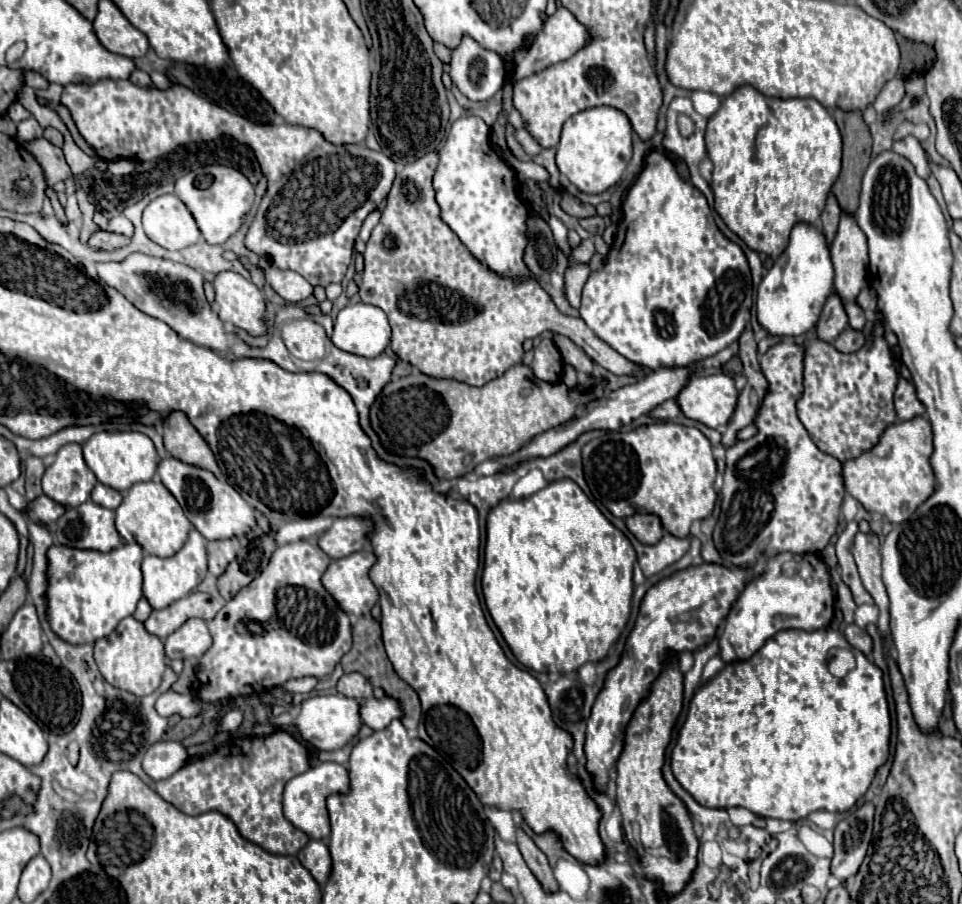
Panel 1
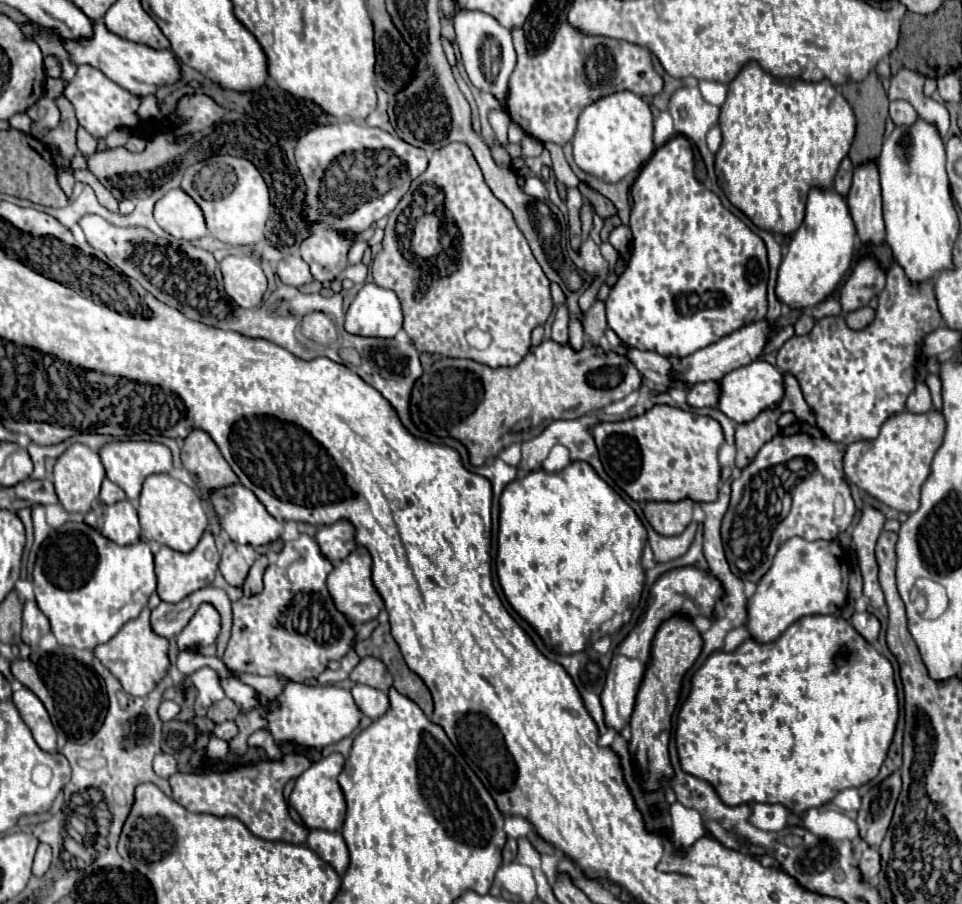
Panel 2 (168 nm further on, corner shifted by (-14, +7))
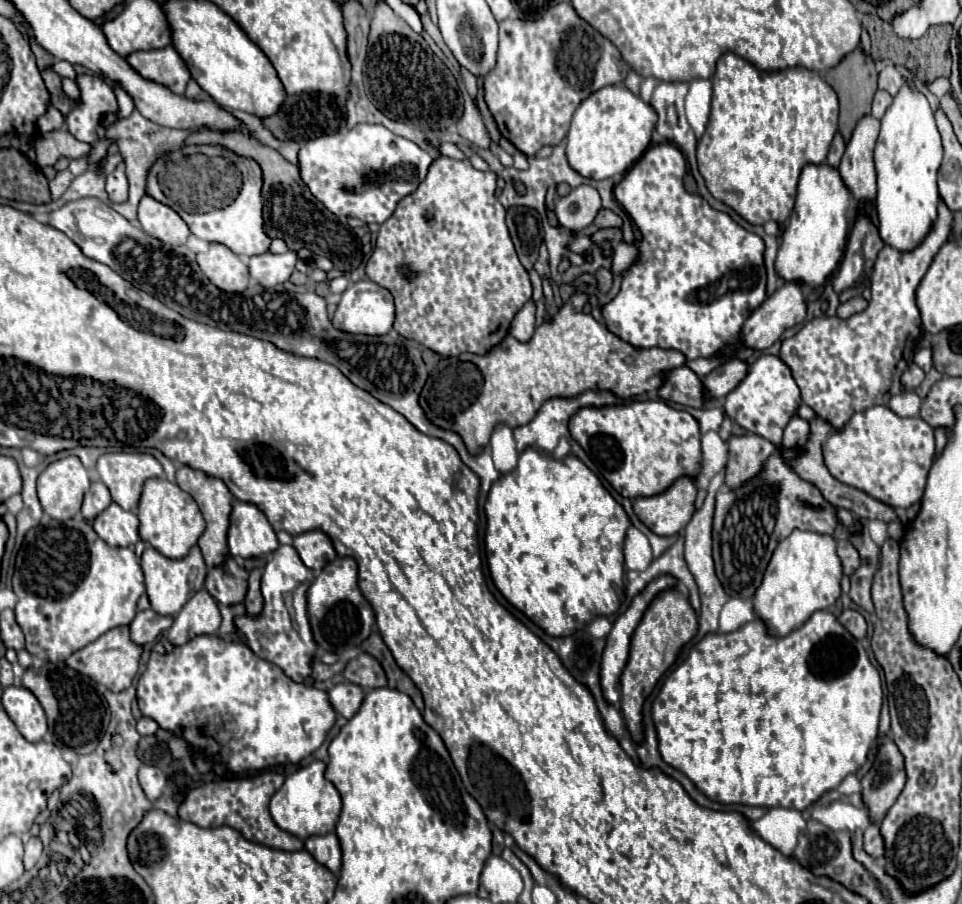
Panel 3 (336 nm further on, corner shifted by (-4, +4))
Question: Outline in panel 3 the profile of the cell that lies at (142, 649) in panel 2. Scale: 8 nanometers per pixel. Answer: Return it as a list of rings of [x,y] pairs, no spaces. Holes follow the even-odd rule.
[[[115,627],[111,631],[107,631],[105,635],[101,635],[97,641],[89,643],[87,647],[83,647],[81,651],[75,651],[65,665],[81,675],[87,675],[89,679],[93,679],[95,683],[105,685],[109,691],[123,691],[131,685],[133,677],[139,671],[139,657],[141,657],[141,647],[135,645],[129,639],[129,627]]]

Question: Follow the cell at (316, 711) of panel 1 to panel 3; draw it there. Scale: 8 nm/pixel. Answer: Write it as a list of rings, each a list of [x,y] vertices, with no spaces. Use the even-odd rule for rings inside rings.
[[[197,635],[169,653],[151,653],[137,683],[137,705],[143,717],[183,737],[193,751],[203,751],[213,761],[225,763],[233,773],[259,773],[277,765],[299,763],[321,747],[335,723],[327,691],[291,681],[277,665],[257,657],[241,641],[225,641],[219,635]]]

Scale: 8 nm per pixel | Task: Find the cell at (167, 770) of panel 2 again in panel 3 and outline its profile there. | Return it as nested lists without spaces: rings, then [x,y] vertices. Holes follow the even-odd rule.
[[[141,765],[139,783],[149,801],[157,801],[165,789],[165,773],[155,765]]]

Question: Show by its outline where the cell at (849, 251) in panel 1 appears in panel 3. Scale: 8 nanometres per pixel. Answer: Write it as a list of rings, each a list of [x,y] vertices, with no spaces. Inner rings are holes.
[[[865,115],[857,121],[851,139],[847,141],[847,149],[839,163],[841,177],[845,185],[853,191],[859,203],[875,201],[875,163],[873,149],[879,135],[879,119],[873,115]]]

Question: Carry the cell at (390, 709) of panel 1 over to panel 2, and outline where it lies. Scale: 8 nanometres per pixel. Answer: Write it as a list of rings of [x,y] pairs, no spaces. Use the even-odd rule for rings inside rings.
[[[355,684],[351,688],[351,694],[359,706],[359,710],[369,716],[369,718],[379,718],[389,710],[389,696],[385,692],[379,692],[371,686],[363,686],[363,684]]]

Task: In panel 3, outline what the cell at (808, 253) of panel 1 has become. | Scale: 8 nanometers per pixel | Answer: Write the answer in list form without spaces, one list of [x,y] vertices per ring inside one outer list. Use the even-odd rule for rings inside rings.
[[[827,163],[805,165],[797,185],[793,213],[785,225],[783,241],[777,253],[777,273],[783,279],[805,279],[805,285],[819,287],[837,269],[845,251],[849,223],[849,189],[843,183],[839,169]]]

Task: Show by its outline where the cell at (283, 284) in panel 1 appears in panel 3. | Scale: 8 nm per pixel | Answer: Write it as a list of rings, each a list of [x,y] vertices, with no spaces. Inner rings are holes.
[[[289,251],[285,255],[255,255],[249,259],[249,275],[263,287],[275,287],[279,283],[289,281],[297,259],[297,251]]]

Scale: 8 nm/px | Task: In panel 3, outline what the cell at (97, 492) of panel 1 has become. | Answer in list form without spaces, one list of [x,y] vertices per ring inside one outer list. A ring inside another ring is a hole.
[[[97,481],[97,483],[91,483],[89,491],[85,493],[85,501],[83,501],[83,507],[81,507],[81,513],[87,521],[93,521],[103,509],[107,509],[111,505],[111,495],[109,495],[109,489]]]

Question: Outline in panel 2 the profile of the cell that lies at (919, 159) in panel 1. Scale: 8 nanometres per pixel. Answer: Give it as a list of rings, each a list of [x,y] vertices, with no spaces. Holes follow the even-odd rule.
[[[893,100],[889,106],[889,116],[895,126],[913,126],[919,120],[917,110],[907,100]]]

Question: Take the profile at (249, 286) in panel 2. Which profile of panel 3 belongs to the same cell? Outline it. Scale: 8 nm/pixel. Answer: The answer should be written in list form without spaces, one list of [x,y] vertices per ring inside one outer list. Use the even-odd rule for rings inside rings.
[[[209,243],[205,253],[197,253],[197,263],[209,281],[221,291],[241,293],[249,283],[247,265],[239,259],[239,255],[221,243]]]

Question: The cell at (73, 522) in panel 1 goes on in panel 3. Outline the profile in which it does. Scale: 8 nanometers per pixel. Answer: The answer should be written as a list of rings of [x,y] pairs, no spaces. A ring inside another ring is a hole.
[[[111,503],[95,521],[93,529],[111,547],[133,547],[139,541],[139,517]]]

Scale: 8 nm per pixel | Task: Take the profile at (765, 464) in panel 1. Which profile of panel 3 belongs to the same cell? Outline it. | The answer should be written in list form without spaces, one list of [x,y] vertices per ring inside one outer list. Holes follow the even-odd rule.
[[[785,449],[783,455],[773,453],[761,475],[753,477],[739,489],[717,493],[713,521],[713,559],[715,573],[729,597],[751,599],[755,595],[775,547],[793,529],[831,535],[837,527],[837,517],[833,515],[835,507],[823,499],[815,485],[803,481],[797,473],[791,471],[787,463],[791,457],[795,457],[793,449]],[[807,503],[819,505],[821,511],[807,509]]]

